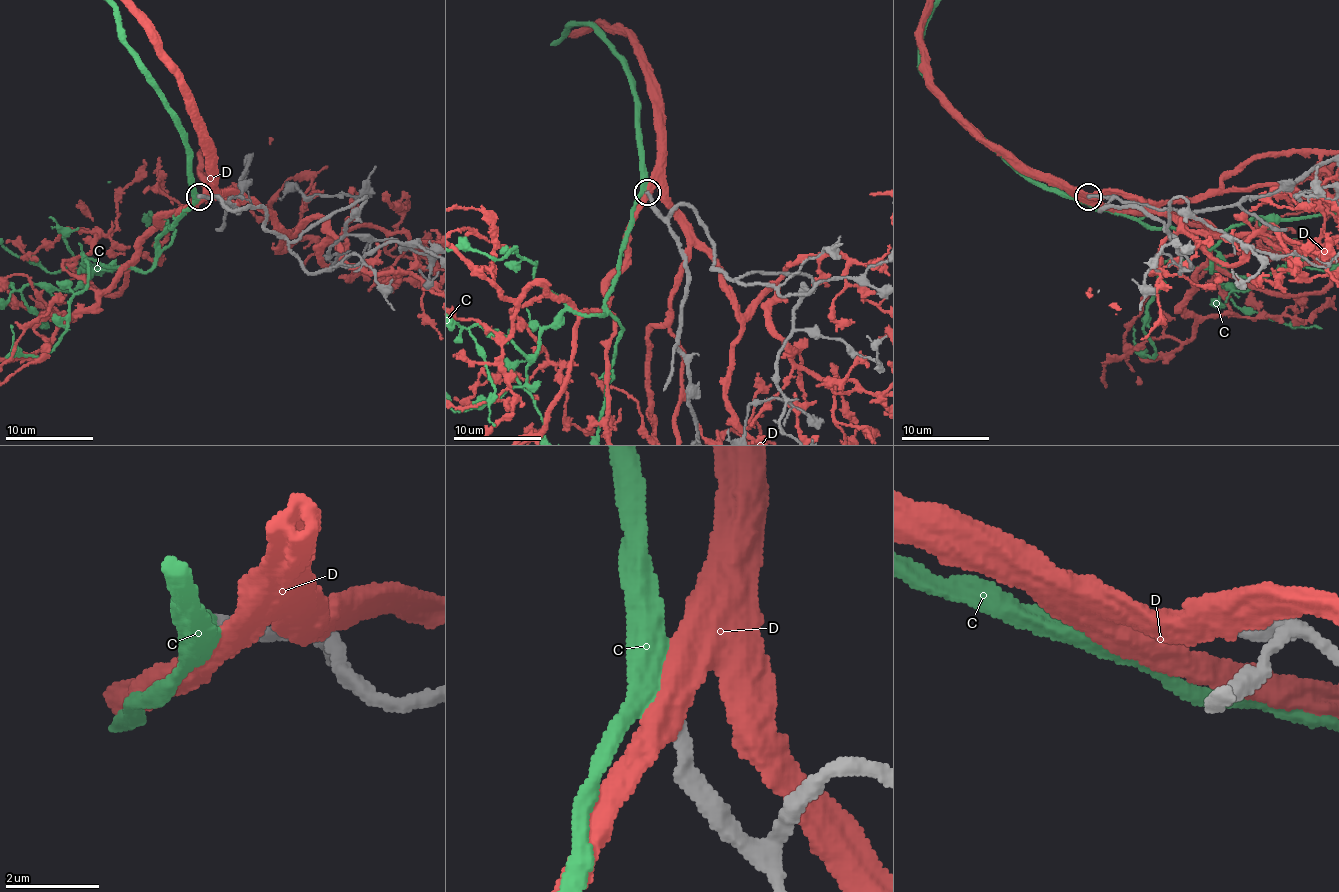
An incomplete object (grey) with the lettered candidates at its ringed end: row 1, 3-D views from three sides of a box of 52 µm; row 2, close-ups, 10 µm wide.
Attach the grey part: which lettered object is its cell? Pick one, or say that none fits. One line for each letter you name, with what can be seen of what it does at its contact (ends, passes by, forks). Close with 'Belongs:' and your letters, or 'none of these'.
C: it passes by
Belongs: C

